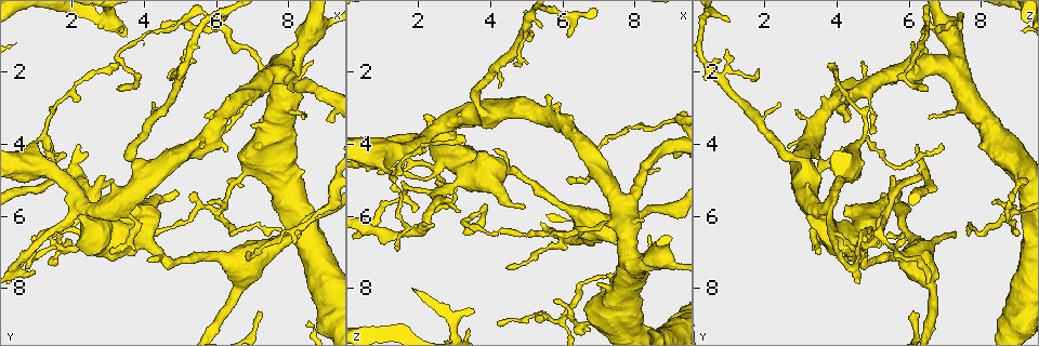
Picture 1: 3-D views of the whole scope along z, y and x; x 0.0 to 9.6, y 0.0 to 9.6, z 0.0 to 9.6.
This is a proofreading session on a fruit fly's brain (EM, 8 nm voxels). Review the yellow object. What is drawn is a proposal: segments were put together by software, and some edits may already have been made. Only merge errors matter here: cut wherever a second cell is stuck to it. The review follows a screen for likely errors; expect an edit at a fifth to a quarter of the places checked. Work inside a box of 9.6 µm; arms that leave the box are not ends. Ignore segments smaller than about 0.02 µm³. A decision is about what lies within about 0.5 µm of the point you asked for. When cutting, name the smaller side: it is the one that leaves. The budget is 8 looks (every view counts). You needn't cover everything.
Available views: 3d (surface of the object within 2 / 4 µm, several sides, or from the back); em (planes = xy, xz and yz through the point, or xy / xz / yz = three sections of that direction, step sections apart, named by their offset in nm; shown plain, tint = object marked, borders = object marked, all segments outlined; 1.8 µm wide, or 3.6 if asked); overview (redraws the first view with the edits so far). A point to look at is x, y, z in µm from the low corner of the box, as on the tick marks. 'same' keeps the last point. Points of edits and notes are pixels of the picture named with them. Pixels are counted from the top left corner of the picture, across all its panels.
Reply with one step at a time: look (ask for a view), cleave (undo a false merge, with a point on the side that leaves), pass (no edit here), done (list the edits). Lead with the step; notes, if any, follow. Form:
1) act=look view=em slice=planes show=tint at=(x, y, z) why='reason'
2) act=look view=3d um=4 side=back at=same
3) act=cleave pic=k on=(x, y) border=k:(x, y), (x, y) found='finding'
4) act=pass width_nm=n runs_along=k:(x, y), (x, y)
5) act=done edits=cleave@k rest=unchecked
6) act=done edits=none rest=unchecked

act=look view=em um=3.6 slice=yz step=4 show=tint at=(2.65, 6.70, 4.65) why='thin arm on a thick one'

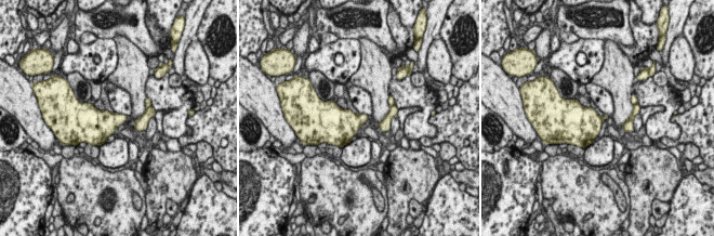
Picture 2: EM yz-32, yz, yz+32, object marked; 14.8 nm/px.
act=look view=em um=3.6 slice=planes show=tint at=same

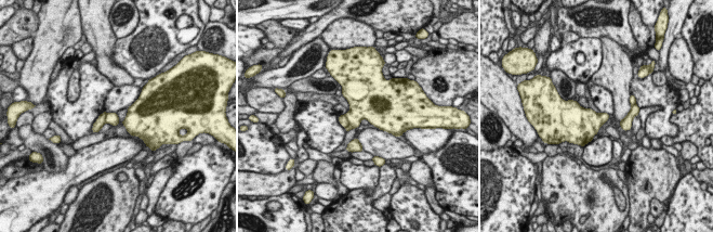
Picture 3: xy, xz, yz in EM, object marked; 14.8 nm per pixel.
act=cleave pic=3 on=(360, 108) width_nm=170 border=3:(345, 114), (348, 120), (347, 127) found='two cells meet here'

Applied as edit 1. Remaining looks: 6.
act=look view=em um=3.6 slice=planes show=plain at=(1.20, 3.80, 4.80)

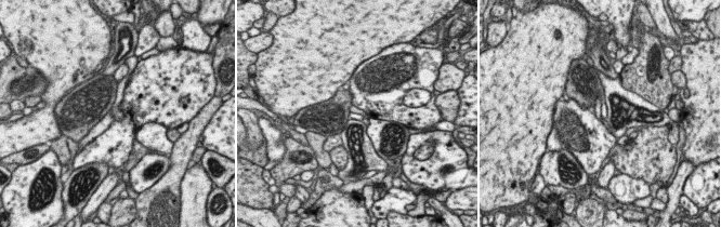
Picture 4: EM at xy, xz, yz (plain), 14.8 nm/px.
act=look view=em um=3.6 slice=planes show=tint at=same

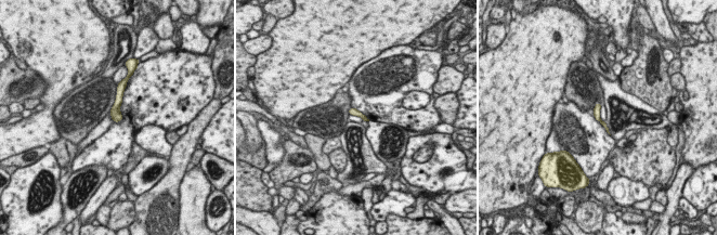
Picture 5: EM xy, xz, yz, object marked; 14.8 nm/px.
act=pass runs_along=5:(122, 86), (116, 106), (116, 118) found='continuous, no second cell'

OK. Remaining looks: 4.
act=look view=em slice=yz step=8 show=tint at=(3.75, 2.05, 5.90) why='abrupt turn'

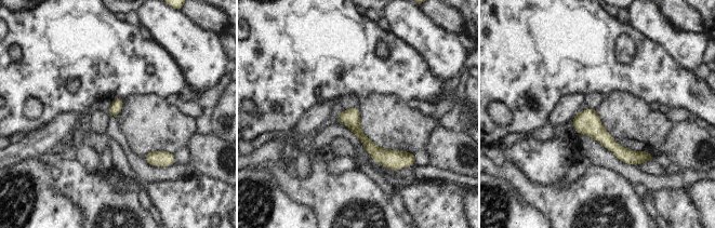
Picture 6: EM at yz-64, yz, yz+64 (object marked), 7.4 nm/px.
act=look view=em slice=planes show=borders at=same

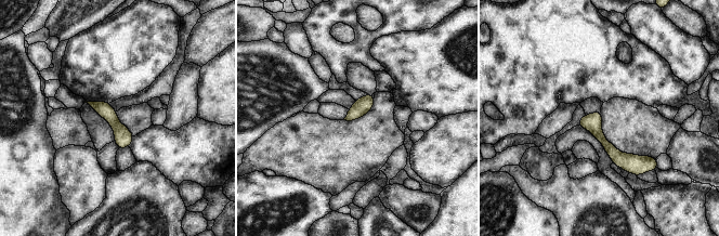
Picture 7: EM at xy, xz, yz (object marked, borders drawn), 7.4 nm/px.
act=pass width_nm=120 runs_along=7:(583, 121), (621, 159), (641, 167) found='one cell here'

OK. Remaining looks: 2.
act=done edits=cleave@3 rest=unchecked

